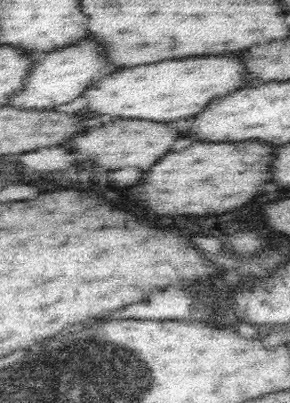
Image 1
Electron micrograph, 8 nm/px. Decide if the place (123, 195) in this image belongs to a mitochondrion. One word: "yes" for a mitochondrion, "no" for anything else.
no

